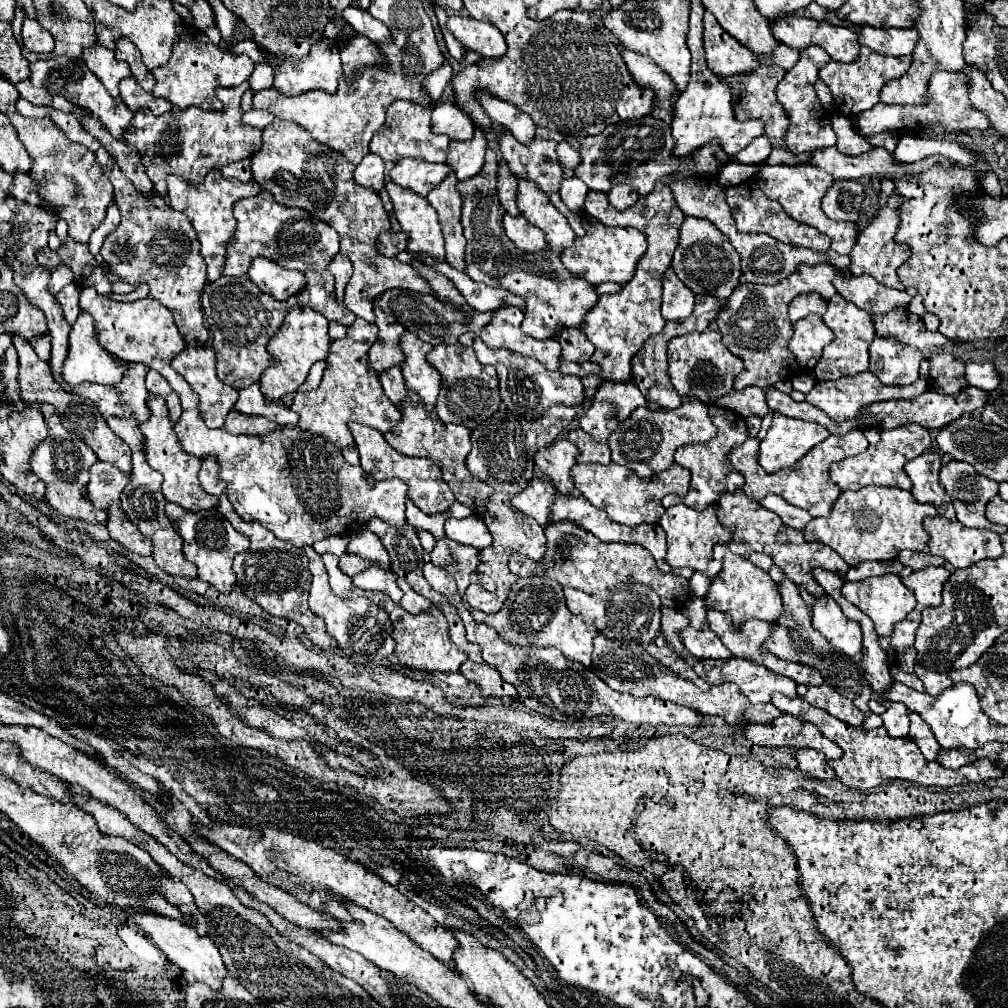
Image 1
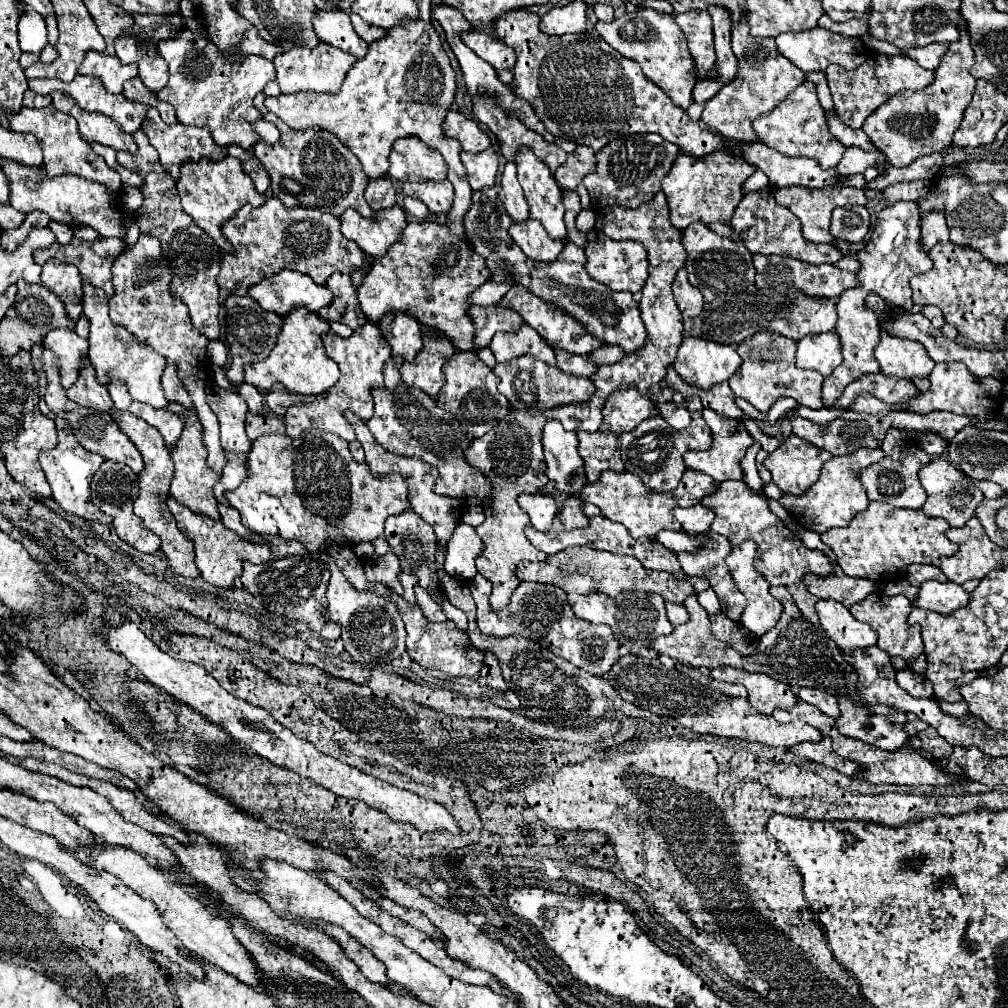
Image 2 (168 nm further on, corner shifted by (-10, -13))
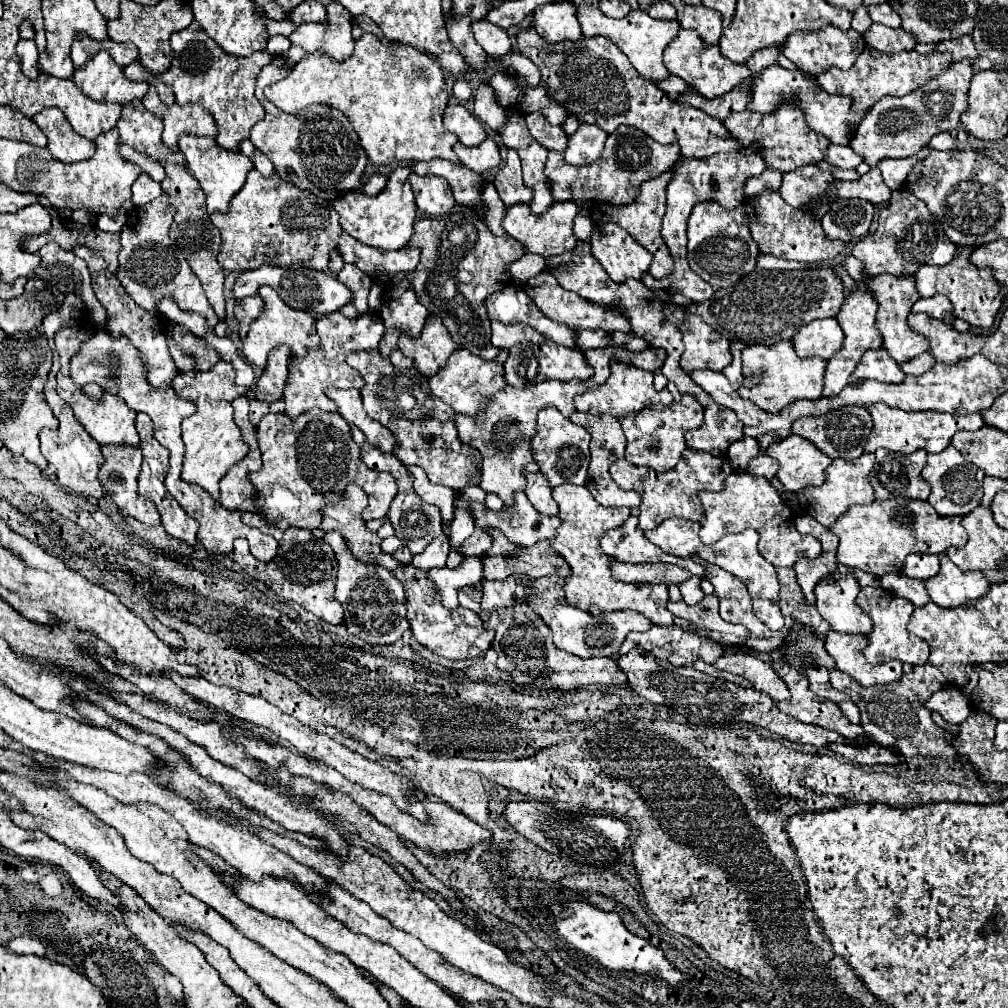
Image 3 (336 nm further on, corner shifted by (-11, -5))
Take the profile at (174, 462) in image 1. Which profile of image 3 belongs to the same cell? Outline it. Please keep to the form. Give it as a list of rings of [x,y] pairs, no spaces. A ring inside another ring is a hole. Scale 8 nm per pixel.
[[[217,362],[213,368],[199,372],[195,376],[181,372],[171,382],[171,388],[175,390],[177,396],[197,406],[197,412],[183,420],[185,460],[183,460],[181,478],[189,484],[201,486],[217,502],[219,502],[219,480],[235,462],[239,462],[247,454],[247,446],[241,440],[241,432],[233,422],[233,408],[231,408],[231,400],[247,394],[247,390],[233,384],[233,374],[235,370],[231,364]]]

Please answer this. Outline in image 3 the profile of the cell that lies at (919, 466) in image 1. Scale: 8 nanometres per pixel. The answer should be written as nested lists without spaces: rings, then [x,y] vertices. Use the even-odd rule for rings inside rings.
[[[947,446],[939,454],[927,454],[927,464],[925,464],[921,476],[931,486],[931,494],[927,500],[941,516],[967,516],[981,504],[985,472],[975,468],[973,464],[969,464],[961,456],[961,452],[955,450],[953,446]]]

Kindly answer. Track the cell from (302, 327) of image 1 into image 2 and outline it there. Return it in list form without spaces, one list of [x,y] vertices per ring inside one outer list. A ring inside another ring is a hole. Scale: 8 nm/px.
[[[294,308],[294,312],[286,312],[286,316],[282,316],[282,330],[276,336],[276,346],[272,348],[266,360],[246,364],[244,382],[260,388],[262,392],[270,392],[270,388],[276,382],[282,382],[290,392],[302,396],[314,396],[326,392],[340,378],[338,364],[326,358],[320,340],[320,334],[326,332],[328,328],[330,324],[326,320],[322,320],[314,312],[308,312],[306,308]]]

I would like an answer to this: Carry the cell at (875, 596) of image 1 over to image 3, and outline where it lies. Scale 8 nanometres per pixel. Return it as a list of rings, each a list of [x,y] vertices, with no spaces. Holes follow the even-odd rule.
[[[861,588],[859,596],[857,596],[857,606],[873,620],[873,632],[869,636],[869,646],[865,648],[867,662],[883,664],[893,658],[907,662],[911,666],[927,662],[929,644],[925,640],[917,638],[915,634],[909,634],[909,630],[907,630],[909,616],[915,610],[915,606],[911,602],[907,602],[905,598],[899,598],[893,592],[883,590],[883,588]]]

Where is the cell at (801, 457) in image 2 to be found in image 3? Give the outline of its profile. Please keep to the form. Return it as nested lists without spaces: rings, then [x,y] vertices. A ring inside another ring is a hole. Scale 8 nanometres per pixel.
[[[787,436],[781,442],[773,442],[765,450],[771,458],[779,460],[777,478],[789,492],[799,492],[807,486],[819,486],[825,480],[825,468],[831,464],[831,458],[809,440],[801,436]]]

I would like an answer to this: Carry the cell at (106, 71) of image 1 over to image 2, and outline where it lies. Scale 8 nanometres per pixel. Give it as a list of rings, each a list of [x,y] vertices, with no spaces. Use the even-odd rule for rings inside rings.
[[[86,52],[82,64],[78,66],[78,74],[96,76],[102,80],[108,92],[122,92],[122,84],[134,76],[138,76],[136,64],[122,64],[116,56],[104,52]]]

